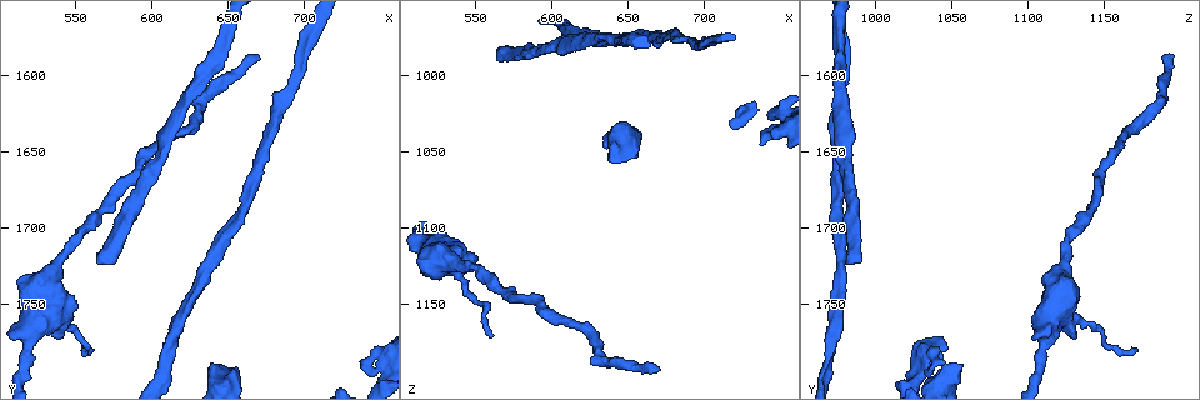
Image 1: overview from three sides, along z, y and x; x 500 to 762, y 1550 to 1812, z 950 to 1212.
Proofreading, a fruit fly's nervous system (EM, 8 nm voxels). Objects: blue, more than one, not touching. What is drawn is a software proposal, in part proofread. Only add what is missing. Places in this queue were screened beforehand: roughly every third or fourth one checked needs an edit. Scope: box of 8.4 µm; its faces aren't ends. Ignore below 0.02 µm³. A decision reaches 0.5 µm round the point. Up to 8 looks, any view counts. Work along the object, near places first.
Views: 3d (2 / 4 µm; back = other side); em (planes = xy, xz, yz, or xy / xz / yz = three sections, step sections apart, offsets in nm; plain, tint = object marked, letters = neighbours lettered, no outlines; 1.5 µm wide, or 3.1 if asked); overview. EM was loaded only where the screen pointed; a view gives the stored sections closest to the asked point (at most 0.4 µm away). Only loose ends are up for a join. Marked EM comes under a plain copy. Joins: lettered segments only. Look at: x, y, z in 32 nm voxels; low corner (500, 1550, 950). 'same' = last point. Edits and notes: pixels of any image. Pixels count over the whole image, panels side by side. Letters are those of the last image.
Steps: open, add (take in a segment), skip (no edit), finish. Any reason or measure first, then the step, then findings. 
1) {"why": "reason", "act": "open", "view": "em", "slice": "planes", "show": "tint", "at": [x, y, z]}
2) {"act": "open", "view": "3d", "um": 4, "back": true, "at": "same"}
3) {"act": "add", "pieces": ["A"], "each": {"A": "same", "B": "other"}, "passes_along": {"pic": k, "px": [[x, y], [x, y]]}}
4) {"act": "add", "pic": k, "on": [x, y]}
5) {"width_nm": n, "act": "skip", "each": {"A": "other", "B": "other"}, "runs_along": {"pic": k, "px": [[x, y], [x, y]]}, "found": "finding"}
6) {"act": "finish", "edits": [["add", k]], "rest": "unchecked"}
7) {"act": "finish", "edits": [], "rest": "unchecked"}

{"why": "long arm stops here", "act": "open", "view": "3d", "um": 4, "at": [670, 1588, 1192]}

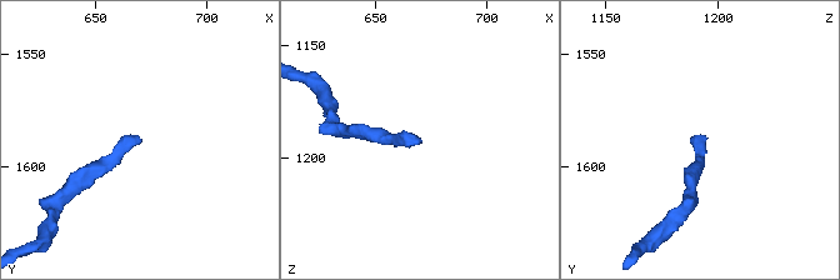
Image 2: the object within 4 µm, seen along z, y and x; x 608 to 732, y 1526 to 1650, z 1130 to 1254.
{"act": "open", "view": "em", "slice": "xz", "step": 4, "show": "tint", "at": [670, 1589, 1194]}

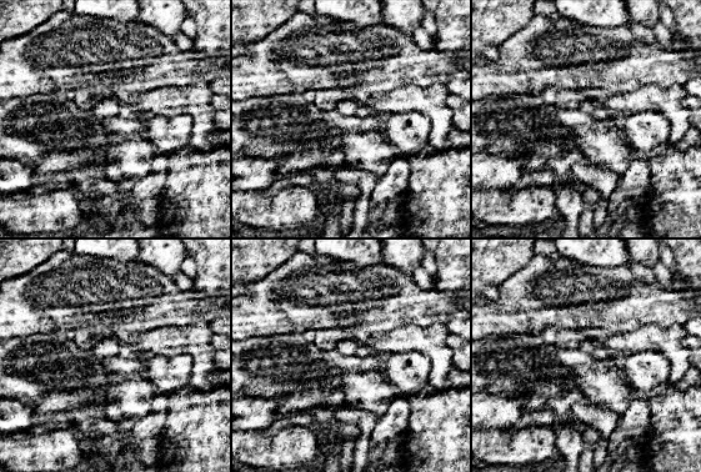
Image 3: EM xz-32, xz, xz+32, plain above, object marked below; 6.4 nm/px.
{"why": "another direction", "act": "open", "view": "em", "slice": "planes", "show": "letters", "at": "same"}

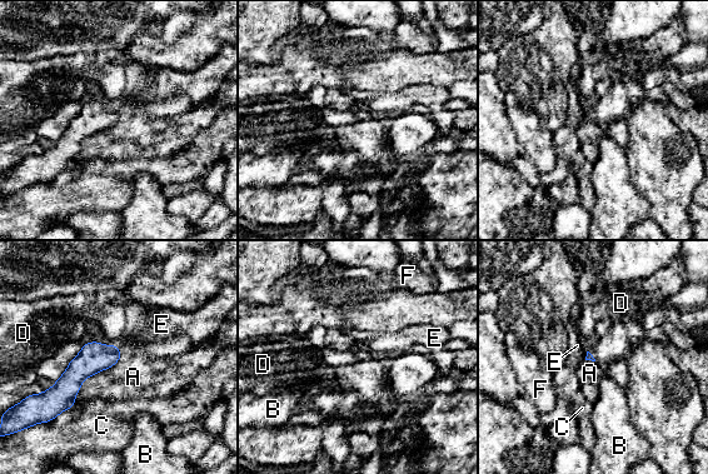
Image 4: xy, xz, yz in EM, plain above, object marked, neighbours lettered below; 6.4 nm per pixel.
{"act": "skip", "each": {"A": "other", "B": "other", "C": "other", "D": "other", "E": "other", "F": "other"}, "found": "none of them fits"}

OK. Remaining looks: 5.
{"why": "an open end", "act": "open", "view": "em", "slice": "planes", "show": "letters", "at": [640, 1790, 1056]}

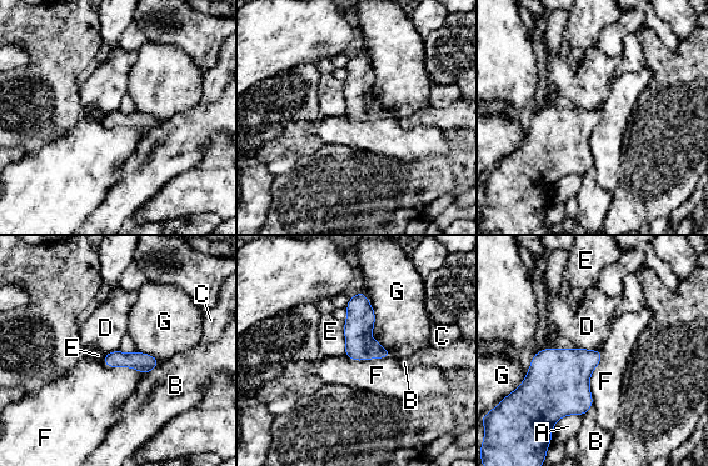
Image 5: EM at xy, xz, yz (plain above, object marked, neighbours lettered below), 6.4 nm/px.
{"longest_contact_nm": ["G", 380], "act": "skip", "each": {"A": "other", "B": "other", "C": "other", "D": "other", "E": "other", "F": "other", "G": "other"}, "found": "no lettered segment goes on from it"}

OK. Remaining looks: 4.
{"why": "an open end", "act": "open", "view": "em", "slice": "xz", "step": 4, "show": "letters", "at": [564, 1724, 982]}

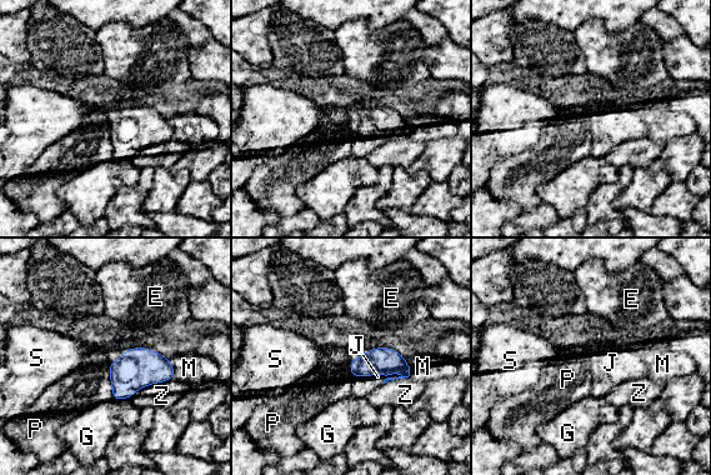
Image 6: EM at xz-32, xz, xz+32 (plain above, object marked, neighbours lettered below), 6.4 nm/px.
{"act": "open", "view": "em", "slice": "planes", "show": "letters", "at": "same"}

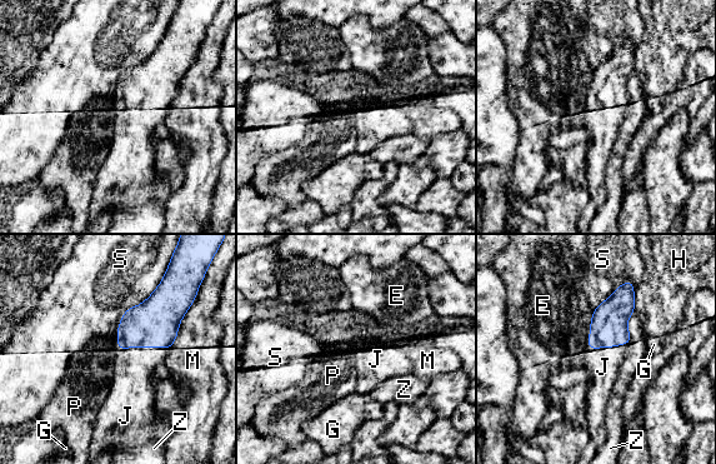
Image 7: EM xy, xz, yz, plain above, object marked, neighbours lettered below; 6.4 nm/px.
{"width_nm": 160, "act": "add", "pieces": ["J"], "each": {"E": "other", "G": "other", "H": "other", "J": "same", "M": "other", "P": "other", "S": "other", "Z": "other"}, "found": "it goes on there"}

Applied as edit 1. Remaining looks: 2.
{"act": "finish", "edits": [["add", 7]], "rest": "unchecked"}

